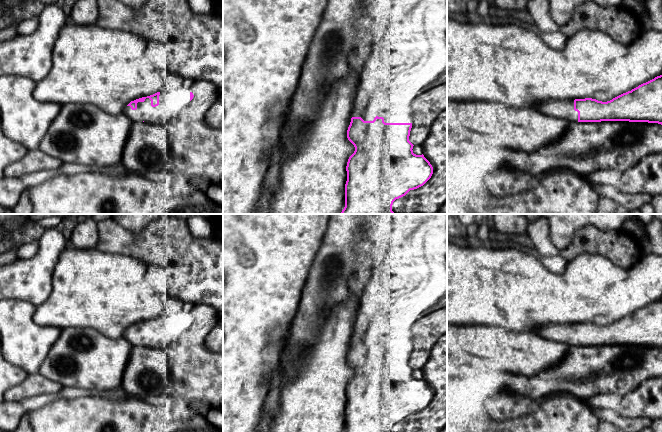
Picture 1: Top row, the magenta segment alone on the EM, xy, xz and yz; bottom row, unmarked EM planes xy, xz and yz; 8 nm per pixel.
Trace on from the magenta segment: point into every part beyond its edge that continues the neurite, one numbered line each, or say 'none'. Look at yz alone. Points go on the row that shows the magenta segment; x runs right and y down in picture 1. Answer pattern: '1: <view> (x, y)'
1: yz (564, 109)

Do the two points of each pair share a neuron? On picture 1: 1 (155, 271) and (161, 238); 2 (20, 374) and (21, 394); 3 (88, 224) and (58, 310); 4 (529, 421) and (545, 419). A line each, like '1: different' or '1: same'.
1: different
2: different
3: different
4: same

